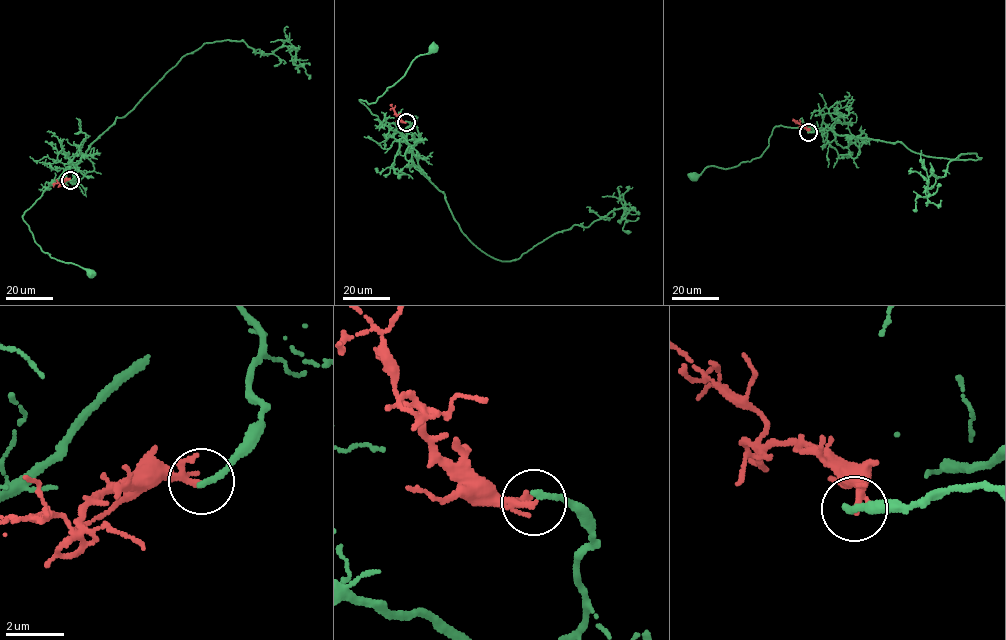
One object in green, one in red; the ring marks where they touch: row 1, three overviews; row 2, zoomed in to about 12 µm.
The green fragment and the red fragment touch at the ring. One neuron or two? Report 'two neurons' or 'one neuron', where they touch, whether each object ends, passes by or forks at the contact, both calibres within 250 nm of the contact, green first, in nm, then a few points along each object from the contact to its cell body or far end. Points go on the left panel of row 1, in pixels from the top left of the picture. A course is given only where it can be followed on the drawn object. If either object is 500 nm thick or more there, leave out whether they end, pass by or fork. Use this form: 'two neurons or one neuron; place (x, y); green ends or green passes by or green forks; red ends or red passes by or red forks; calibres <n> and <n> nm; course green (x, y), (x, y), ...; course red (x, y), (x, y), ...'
two neurons; place (70, 180); green ends; red forks; calibres 220 and 150 nm; course green (70, 180), (75, 175), (73, 164), (43, 192), (22, 218), (44, 252), (91, 273); course red (70, 180), (53, 183), (53, 187)

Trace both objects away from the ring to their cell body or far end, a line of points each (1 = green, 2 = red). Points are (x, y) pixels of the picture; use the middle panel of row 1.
1: (406, 122), (410, 124), (405, 138), (383, 124), (359, 100), (375, 102), (415, 58), (433, 48)
2: (406, 122), (398, 117), (393, 108), (390, 109)

